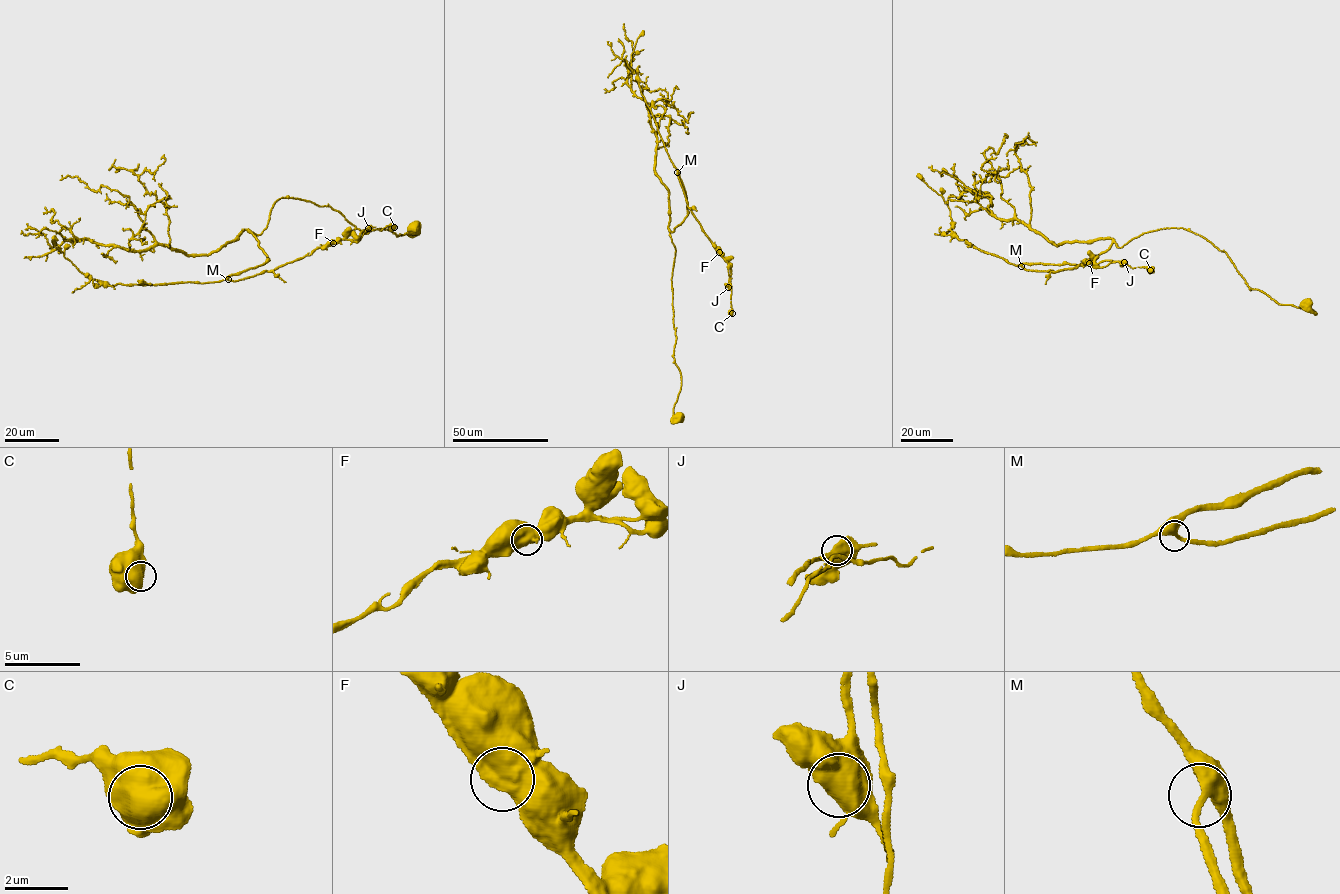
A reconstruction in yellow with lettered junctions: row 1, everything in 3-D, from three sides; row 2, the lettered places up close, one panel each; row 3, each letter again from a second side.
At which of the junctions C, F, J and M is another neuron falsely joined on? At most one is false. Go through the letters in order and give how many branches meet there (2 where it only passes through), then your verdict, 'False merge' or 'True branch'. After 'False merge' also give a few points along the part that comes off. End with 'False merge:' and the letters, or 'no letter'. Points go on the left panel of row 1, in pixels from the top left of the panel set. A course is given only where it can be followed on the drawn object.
C: Branches: 1. True branch
F: Branches: 1. False merge. Course of the part to remove: (333, 243), (353, 239), (364, 229), (376, 226)
J: Branches: 1. True branch
M: Branches: 2. True branch
False merge: F

